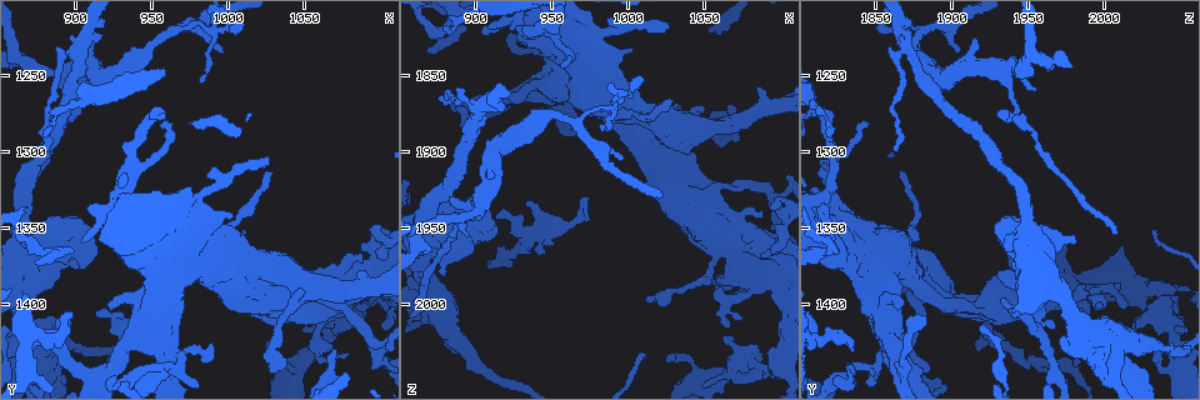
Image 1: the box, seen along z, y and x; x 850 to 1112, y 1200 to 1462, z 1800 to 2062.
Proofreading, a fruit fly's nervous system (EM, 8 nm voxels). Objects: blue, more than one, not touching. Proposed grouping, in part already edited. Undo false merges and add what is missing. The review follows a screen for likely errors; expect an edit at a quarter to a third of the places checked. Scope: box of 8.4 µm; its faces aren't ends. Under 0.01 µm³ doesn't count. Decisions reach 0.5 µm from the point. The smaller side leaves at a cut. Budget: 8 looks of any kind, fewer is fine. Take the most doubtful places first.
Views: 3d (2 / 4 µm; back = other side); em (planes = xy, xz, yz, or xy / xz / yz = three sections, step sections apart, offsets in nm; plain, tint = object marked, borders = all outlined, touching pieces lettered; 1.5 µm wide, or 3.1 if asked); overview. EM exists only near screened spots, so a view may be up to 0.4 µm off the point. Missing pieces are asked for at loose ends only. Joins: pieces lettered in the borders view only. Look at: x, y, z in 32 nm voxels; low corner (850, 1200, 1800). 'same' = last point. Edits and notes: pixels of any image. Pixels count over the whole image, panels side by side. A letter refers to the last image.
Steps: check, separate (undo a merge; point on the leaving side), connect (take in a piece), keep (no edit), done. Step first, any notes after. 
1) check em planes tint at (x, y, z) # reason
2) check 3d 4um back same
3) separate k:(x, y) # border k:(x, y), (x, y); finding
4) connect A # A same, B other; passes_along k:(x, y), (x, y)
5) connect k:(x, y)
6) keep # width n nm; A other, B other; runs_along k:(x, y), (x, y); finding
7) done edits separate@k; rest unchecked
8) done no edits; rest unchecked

check 3d 4um at (988, 1222, 1870) # sharp bend

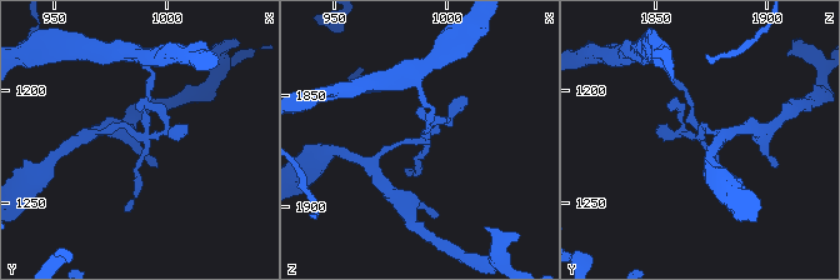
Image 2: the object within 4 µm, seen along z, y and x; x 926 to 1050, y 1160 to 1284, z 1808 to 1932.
check em planes borders at (988, 1220, 1870)

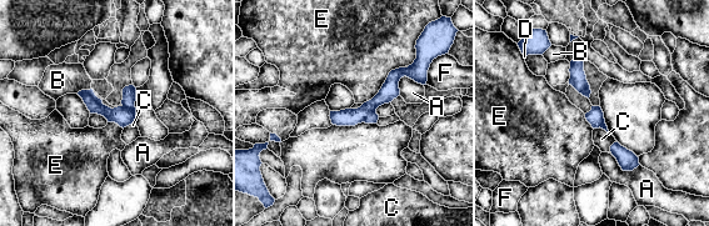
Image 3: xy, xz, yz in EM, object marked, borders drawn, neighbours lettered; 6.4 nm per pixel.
separate 3:(390, 90) # A other, B other, C other, D other, E other, F other; border 3:(375, 110), (372, 110), (363, 121); a second neuron is stuck on

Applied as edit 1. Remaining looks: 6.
check overview # redraw

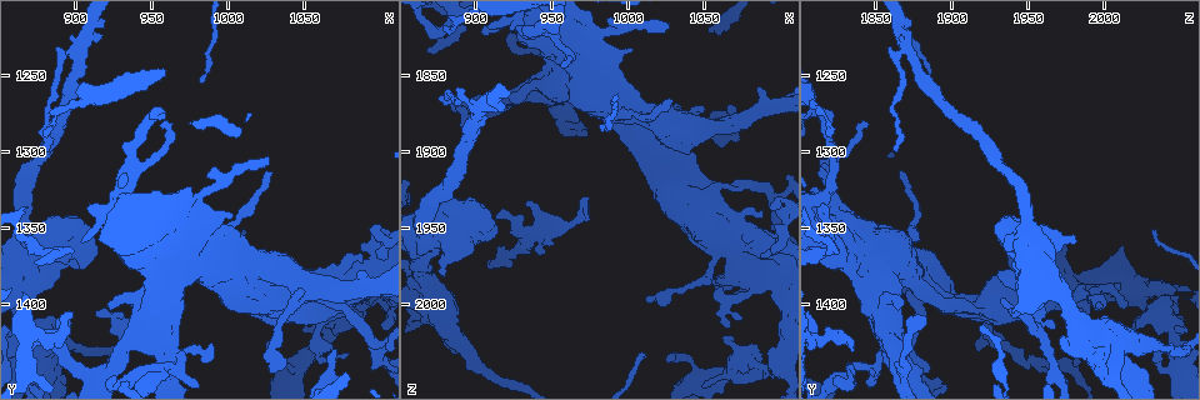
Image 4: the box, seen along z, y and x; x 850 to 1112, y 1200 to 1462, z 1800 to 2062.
check 3d 4um back at (932, 1416, 1954) # arms part here

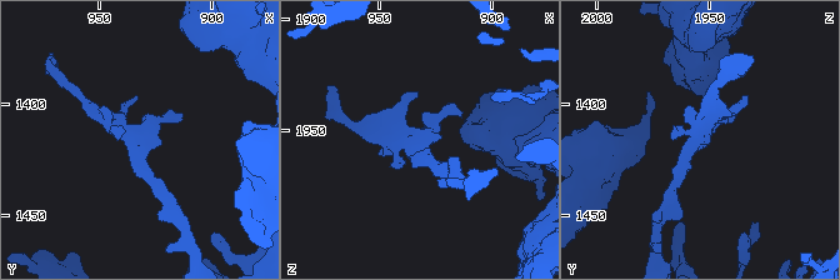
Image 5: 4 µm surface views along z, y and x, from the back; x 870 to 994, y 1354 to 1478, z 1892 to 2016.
check em planes tint at (933, 1416, 1954) # now the EM

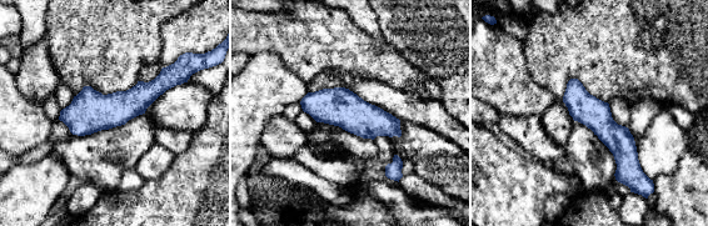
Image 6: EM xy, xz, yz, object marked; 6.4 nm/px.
check em planes borders same

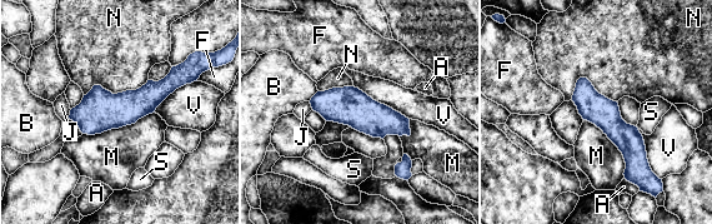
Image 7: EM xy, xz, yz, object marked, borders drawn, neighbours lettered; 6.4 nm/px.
keep # A other, B other, F other, J other, M other, N other, S other, V other; one neuron here

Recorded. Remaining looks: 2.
check 3d 4um at (880, 1290, 1816) # thin end

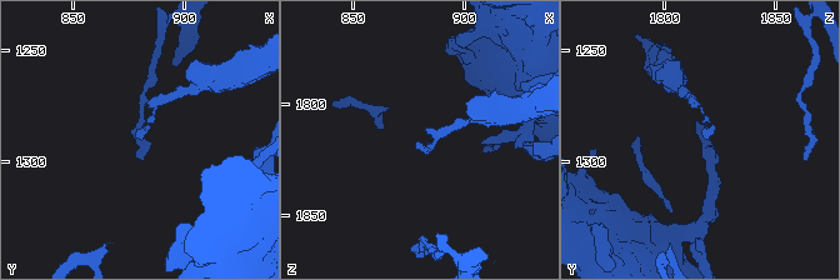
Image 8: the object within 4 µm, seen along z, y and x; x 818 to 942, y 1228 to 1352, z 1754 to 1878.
check em planes borders at (879, 1289, 1817) # now the EM

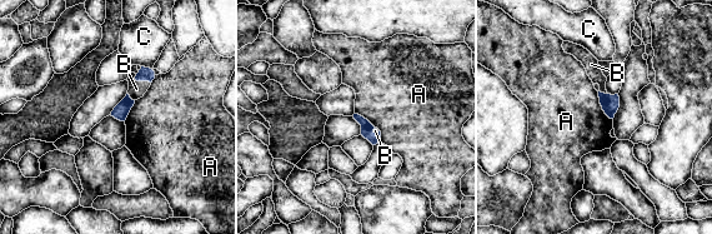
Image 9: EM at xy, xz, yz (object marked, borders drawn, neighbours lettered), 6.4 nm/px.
connect B # longest_contact A 200 nm; A other, B same, C other; it goes on there

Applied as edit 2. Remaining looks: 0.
done edits separate@3, connect@9; rest unchecked

